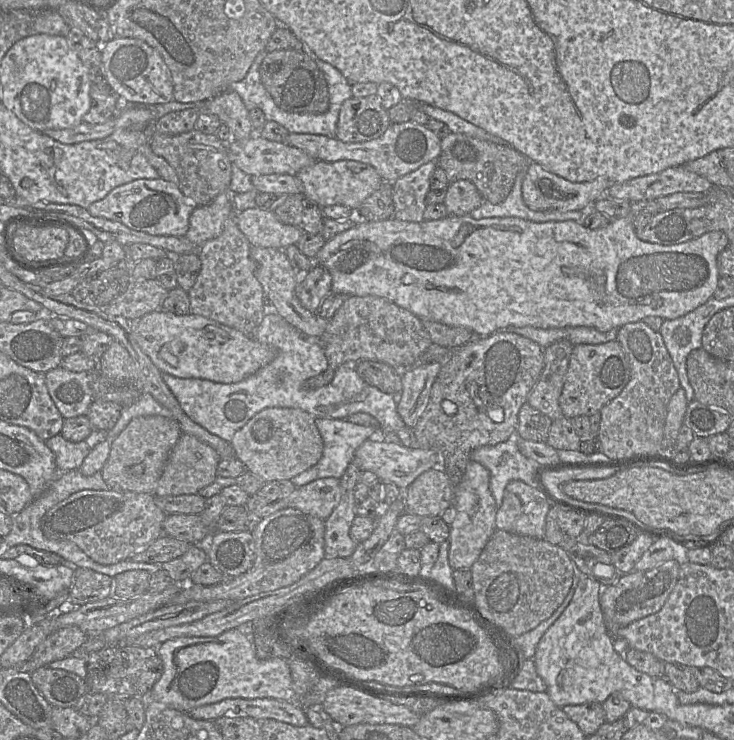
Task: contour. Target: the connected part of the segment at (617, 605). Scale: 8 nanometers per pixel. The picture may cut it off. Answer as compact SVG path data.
M671 559L650 570L622 574L616 583L603 587L600 607L609 632L660 611L678 581L679 570L680 564Z

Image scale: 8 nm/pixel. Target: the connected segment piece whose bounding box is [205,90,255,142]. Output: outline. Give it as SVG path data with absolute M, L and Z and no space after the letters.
M226 90L216 95L206 101L205 108L230 129L231 142L242 141L255 134L249 110L235 91Z

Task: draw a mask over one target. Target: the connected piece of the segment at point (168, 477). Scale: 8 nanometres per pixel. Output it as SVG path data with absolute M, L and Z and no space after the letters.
M182 433L168 456L155 496L197 494L201 489L216 481L220 460L221 457L211 446L192 435Z

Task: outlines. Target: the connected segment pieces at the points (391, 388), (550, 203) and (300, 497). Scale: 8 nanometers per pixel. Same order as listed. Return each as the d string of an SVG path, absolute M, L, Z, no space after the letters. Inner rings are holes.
M360 360L355 365L358 375L370 386L388 394L402 391L402 372L378 361Z
M529 162L522 184L522 198L534 211L557 209L562 211L586 211L604 195L612 181L606 177L597 177L591 181L572 182L547 170L537 162Z
M328 477L298 487L290 496L290 507L326 520L341 498L341 482Z

